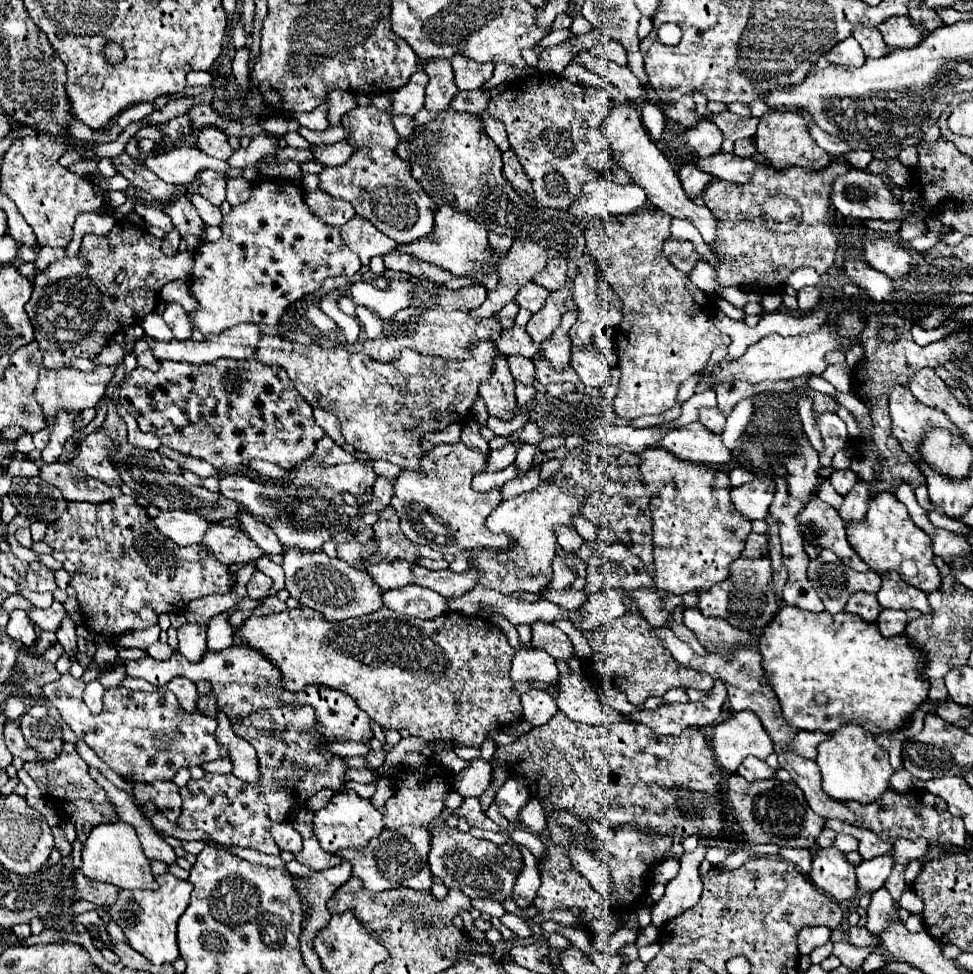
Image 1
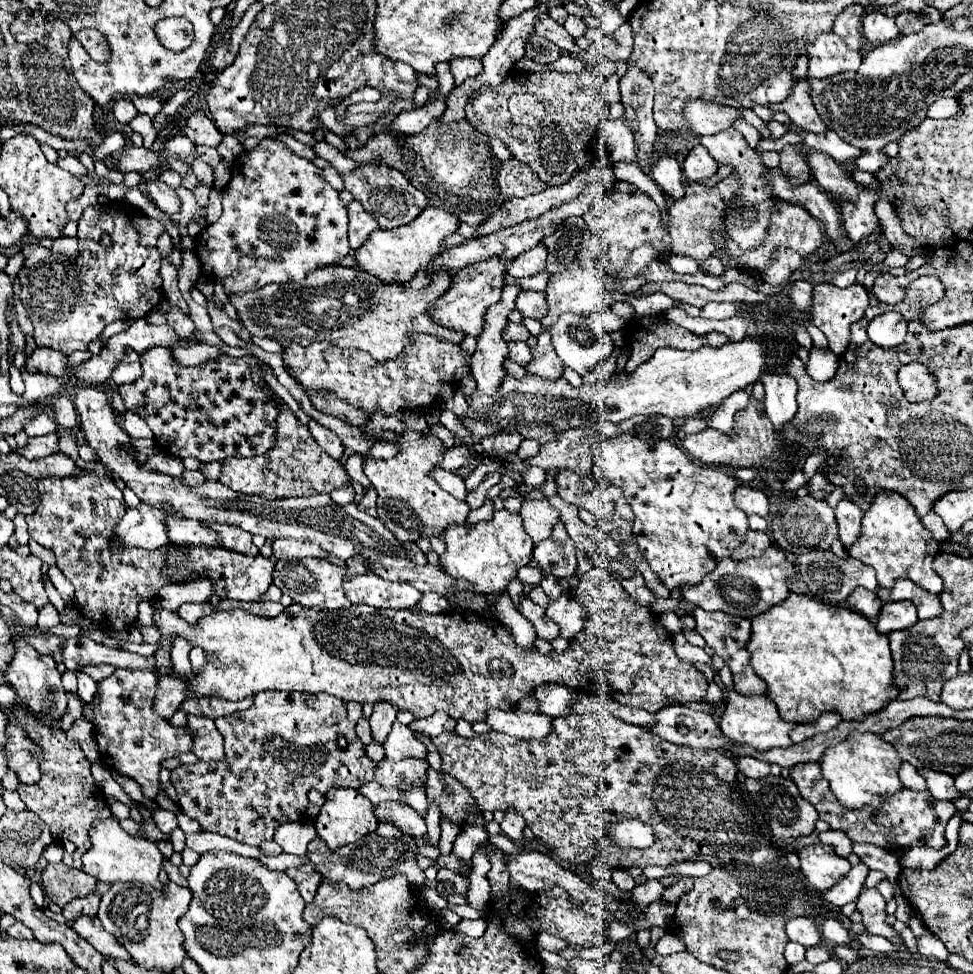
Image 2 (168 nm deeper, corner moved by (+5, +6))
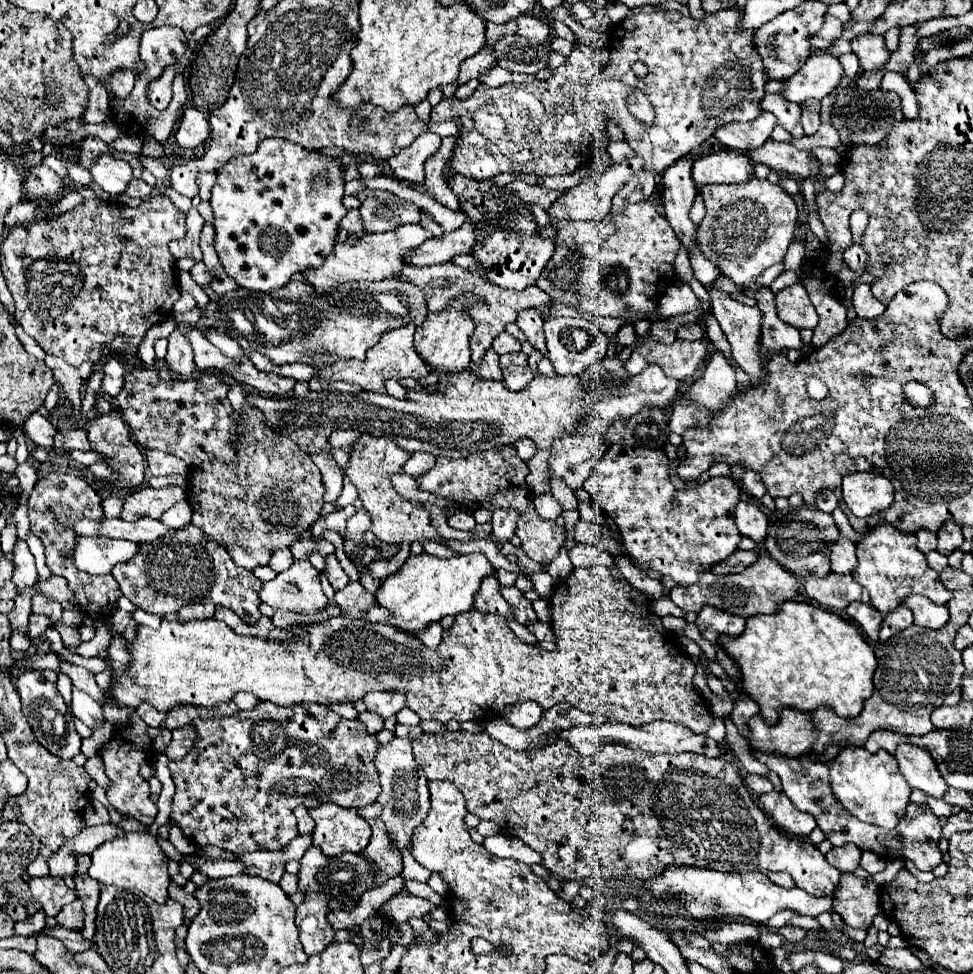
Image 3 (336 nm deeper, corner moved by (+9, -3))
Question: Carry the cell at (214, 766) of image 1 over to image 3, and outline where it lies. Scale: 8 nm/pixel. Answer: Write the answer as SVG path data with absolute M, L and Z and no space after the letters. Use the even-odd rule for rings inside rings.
M161 753L157 755L154 763L155 776L162 784L162 790L157 802L159 812L154 823L147 829L143 829L143 831L125 833L121 837L113 837L113 839L105 841L103 845L99 845L91 853L91 861L93 863L89 867L89 877L99 881L101 885L115 885L119 889L139 889L141 893L145 893L147 897L151 897L157 903L165 903L167 901L167 887L169 887L169 881L171 881L169 871L167 871L169 859L165 857L165 853L161 851L161 847L157 843L159 827L169 821L172 798L175 793L175 786L170 785L169 762L168 757Z

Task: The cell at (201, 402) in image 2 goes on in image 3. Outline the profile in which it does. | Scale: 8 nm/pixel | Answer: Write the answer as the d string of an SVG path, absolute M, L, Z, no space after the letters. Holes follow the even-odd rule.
M137 367L125 373L125 385L117 395L117 403L139 447L173 453L191 467L209 459L231 463L237 461L235 441L231 439L231 431L237 427L237 413L227 401L227 391L229 385L223 377L213 373L199 373L197 379L163 381L157 369Z

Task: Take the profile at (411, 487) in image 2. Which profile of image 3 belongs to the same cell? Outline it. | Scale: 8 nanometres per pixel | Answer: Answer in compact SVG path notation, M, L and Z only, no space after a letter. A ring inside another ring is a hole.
M361 435L353 445L351 445L351 451L349 451L349 463L343 467L343 473L351 479L351 483L357 487L357 493L359 493L359 499L363 503L363 509L369 513L371 517L371 533L383 541L383 543L389 543L389 545L401 545L401 543L423 543L423 539L427 541L439 541L439 535L437 531L429 525L429 513L415 507L409 499L401 497L393 487L391 487L391 481L389 481L389 473L401 473L401 465L407 461L409 453L403 451L401 447L397 447L397 443L393 439L387 439L387 437L373 437L373 435Z

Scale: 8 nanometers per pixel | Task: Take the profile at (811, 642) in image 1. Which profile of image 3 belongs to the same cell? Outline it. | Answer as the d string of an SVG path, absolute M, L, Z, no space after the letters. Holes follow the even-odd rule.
M785 601L777 609L777 613L753 615L747 619L747 627L741 635L737 637L727 635L721 637L717 643L739 665L741 669L739 685L743 693L747 693L759 705L759 715L769 725L777 723L779 713L785 707L811 713L817 707L825 705L831 707L841 717L857 717L863 709L863 701L873 693L873 673L877 667L877 657L873 649L863 641L863 637L853 625L821 607Z

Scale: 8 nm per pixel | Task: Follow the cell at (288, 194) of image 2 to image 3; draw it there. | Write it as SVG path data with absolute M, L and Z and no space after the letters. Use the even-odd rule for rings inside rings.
M263 139L255 153L237 155L221 167L211 191L211 207L217 229L215 251L225 273L245 289L267 293L287 285L291 275L301 269L319 267L331 255L339 221L347 213L343 205L343 169L337 159L321 151L307 151L285 139Z

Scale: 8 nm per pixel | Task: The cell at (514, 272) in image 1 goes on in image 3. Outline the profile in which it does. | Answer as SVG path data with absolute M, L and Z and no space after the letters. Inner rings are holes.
M451 301L447 311L441 313L429 313L425 323L415 331L415 349L427 361L431 371L437 373L459 373L465 371L471 363L471 349L469 349L469 337L475 331L475 323L471 317L463 311L461 301Z

